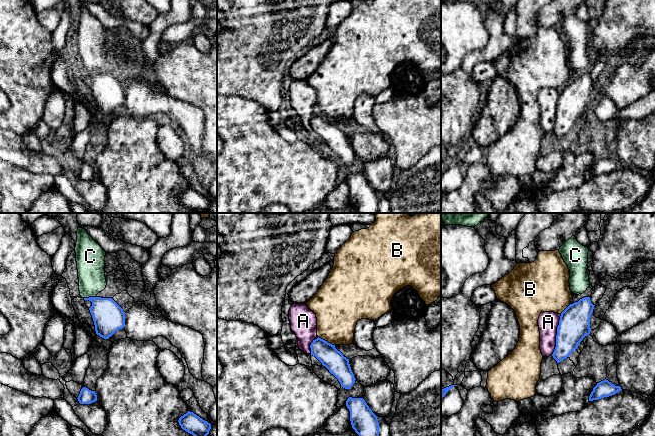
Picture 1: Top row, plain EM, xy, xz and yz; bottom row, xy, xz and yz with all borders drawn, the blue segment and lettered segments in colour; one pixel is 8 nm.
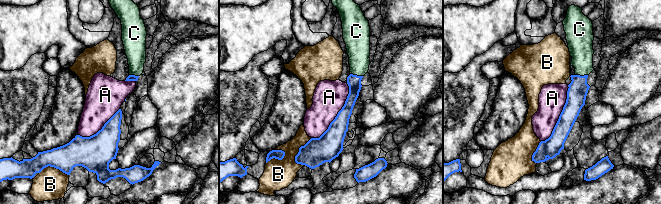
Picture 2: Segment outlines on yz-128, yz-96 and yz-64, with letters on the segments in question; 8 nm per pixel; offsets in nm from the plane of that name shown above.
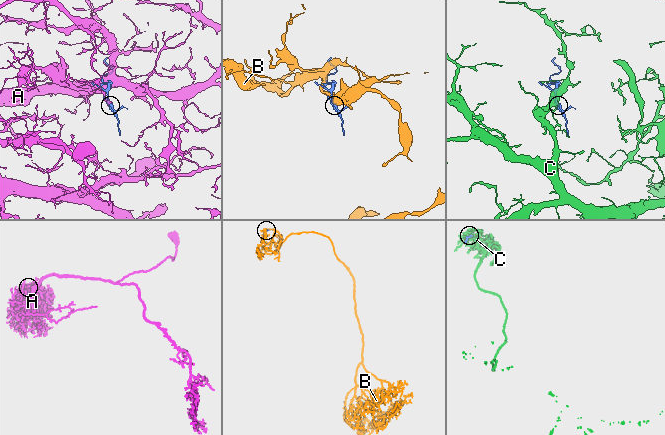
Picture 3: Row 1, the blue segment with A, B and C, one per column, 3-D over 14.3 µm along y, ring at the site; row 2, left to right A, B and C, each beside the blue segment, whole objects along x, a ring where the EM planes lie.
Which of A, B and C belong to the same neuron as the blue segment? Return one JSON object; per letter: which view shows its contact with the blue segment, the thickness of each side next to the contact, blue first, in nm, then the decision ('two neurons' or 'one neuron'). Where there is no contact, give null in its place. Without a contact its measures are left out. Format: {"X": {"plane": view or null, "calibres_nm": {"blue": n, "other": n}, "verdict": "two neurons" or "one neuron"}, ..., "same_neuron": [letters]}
{"A": {"plane": "yz", "calibres_nm": {"blue": 260, "other": 160}, "verdict": "two neurons"}, "B": {"plane": "xz", "calibres_nm": {"blue": 170, "other": 340}, "verdict": "two neurons"}, "C": {"plane": "xy", "calibres_nm": {"blue": 240, "other": 220}, "verdict": "one neuron"}, "same_neuron": ["C"]}

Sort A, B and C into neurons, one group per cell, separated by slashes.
A / B / C

